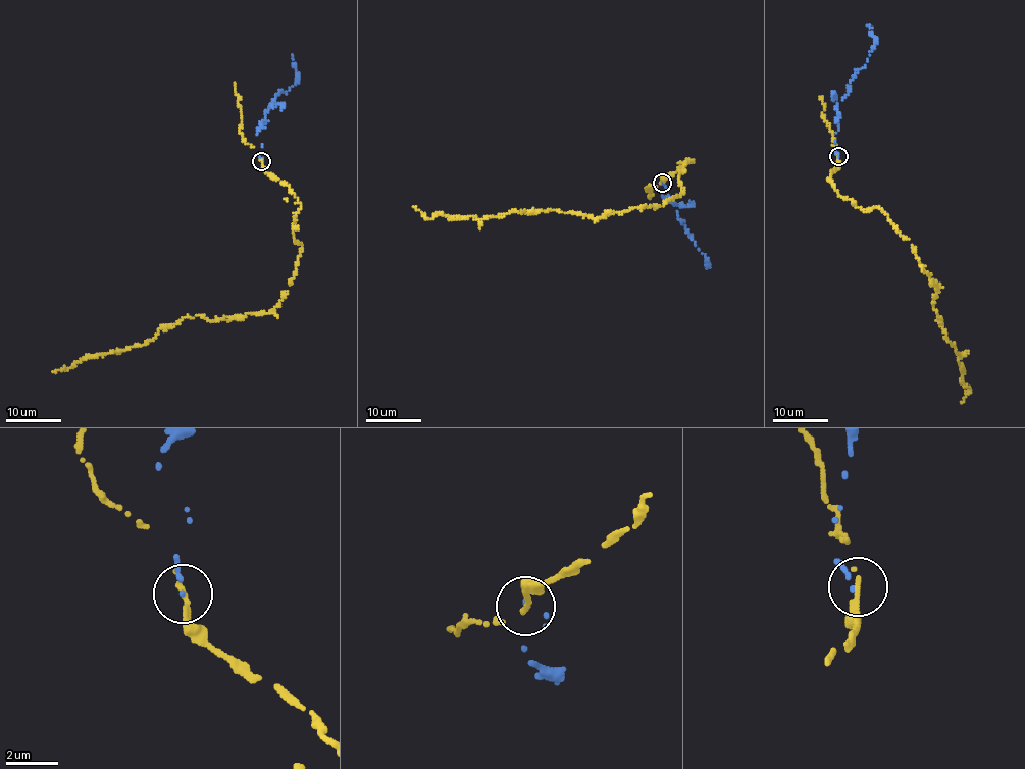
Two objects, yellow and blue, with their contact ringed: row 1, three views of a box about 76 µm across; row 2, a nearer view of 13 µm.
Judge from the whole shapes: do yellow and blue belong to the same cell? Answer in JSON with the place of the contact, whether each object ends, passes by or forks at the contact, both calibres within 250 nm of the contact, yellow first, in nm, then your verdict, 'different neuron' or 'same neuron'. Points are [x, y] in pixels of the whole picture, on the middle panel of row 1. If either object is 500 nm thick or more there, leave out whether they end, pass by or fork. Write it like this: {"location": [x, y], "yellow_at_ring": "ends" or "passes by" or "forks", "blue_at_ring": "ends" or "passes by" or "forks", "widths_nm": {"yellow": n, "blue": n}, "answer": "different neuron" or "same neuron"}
{"location": [662, 183], "yellow_at_ring": "ends", "blue_at_ring": "ends", "widths_nm": {"yellow": 260, "blue": 150}, "answer": "different neuron"}

